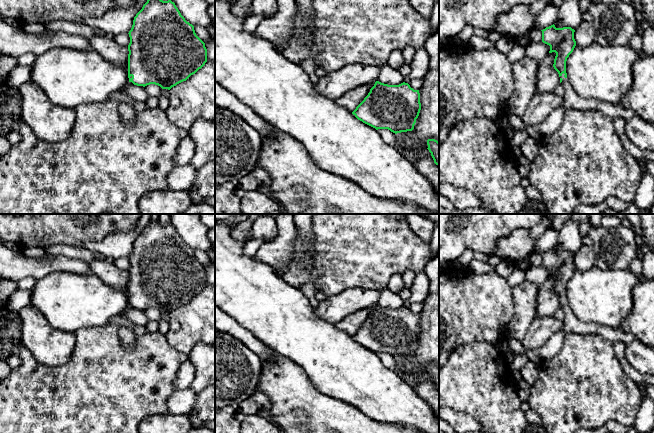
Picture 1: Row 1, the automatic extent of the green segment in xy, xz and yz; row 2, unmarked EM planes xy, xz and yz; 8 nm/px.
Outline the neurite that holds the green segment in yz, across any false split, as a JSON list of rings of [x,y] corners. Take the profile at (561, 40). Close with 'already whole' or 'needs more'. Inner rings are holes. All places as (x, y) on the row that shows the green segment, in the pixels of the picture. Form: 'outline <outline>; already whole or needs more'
outline [[[553,24],[541,31],[542,42],[550,46],[549,53],[556,53],[553,67],[558,72],[560,83],[564,87],[562,106],[565,109],[600,111],[613,119],[621,118],[626,122],[634,116],[631,110],[619,104],[610,104],[598,99],[584,99],[574,91],[566,73],[567,58],[576,46],[574,29],[571,27],[556,28]]]; needs more

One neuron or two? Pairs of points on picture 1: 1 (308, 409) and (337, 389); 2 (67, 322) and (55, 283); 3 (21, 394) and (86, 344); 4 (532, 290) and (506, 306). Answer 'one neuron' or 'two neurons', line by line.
1: two neurons
2: one neuron
3: one neuron
4: two neurons

